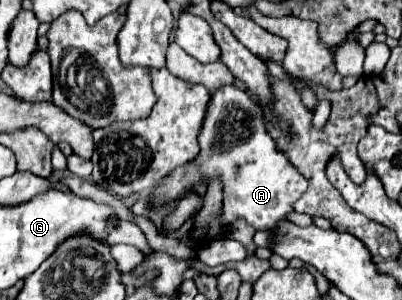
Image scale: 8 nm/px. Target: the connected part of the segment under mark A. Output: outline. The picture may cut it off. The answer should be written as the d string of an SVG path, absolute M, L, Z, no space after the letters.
M236 85L218 87L210 95L206 119L198 133L198 145L200 153L190 163L170 171L170 175L148 193L148 213L174 209L184 193L194 191L196 185L210 185L218 179L224 195L218 215L222 227L230 227L242 219L254 229L272 229L278 221L288 219L288 213L294 211L294 203L308 189L308 179L288 161L266 131L264 109Z

